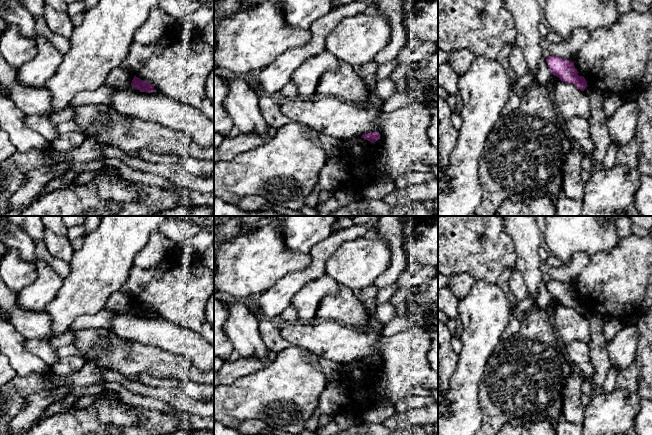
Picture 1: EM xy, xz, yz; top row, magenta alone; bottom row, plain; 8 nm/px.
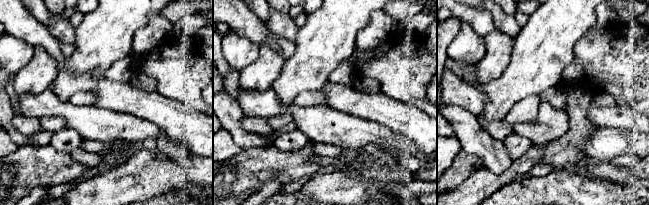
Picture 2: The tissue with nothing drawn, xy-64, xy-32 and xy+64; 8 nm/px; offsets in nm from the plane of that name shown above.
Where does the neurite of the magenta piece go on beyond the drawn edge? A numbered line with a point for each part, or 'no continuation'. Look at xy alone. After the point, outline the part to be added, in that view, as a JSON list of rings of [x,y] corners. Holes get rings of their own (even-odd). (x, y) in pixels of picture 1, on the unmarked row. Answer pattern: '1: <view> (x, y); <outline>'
no continuation

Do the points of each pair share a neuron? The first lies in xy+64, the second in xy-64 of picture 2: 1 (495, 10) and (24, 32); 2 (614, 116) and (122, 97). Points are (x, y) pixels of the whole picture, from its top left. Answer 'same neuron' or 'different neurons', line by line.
1: different neurons
2: same neuron

